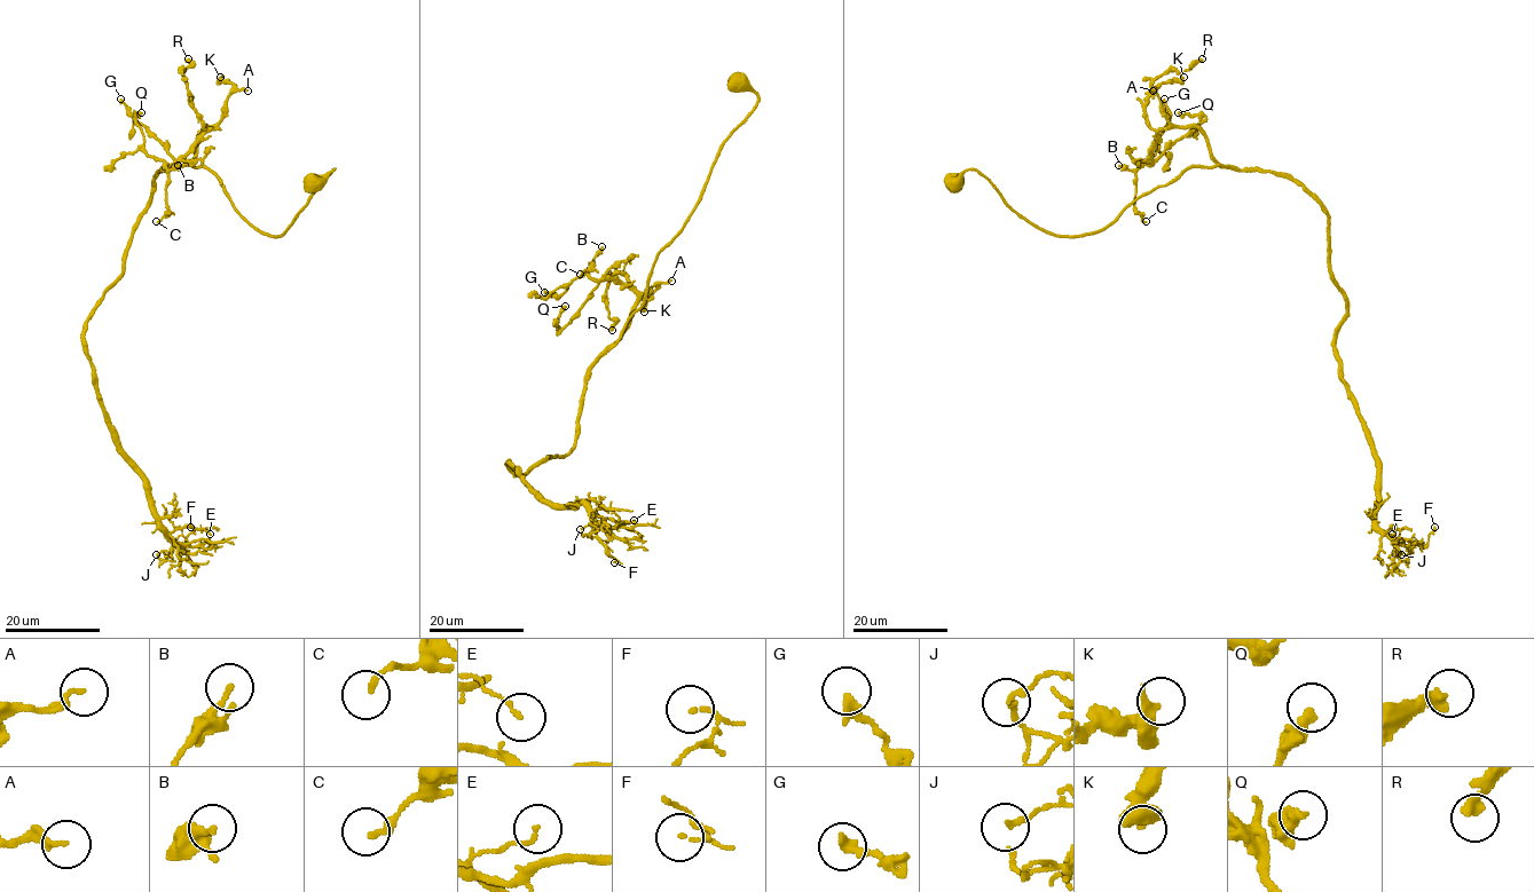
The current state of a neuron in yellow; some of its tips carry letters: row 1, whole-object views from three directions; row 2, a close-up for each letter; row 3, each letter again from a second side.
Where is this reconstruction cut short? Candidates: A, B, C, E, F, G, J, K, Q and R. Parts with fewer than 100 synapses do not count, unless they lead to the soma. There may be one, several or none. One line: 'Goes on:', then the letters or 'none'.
Goes on: none

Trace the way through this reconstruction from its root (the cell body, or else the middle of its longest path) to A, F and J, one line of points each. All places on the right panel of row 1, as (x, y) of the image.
A: (951, 183), (976, 168), (1046, 231), (1104, 230), (1187, 168), (1217, 164), (1208, 137), (1174, 127), (1153, 91)
F: (951, 183), (976, 168), (1084, 236), (1192, 166), (1295, 179), (1328, 216), (1376, 523), (1420, 546), (1434, 527)
J: (951, 183), (976, 168), (1084, 236), (1192, 166), (1295, 179), (1328, 216), (1335, 354), (1401, 554)

